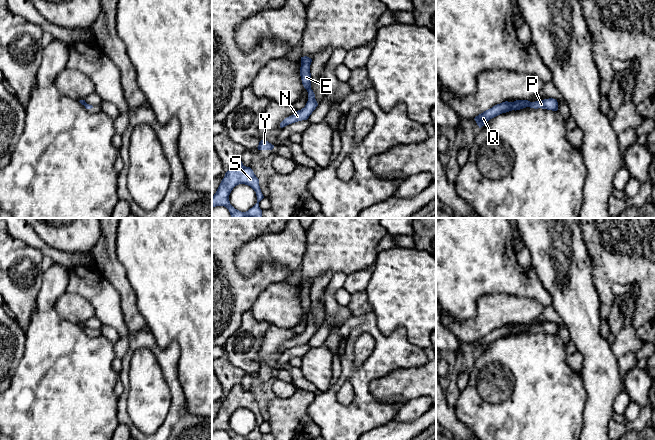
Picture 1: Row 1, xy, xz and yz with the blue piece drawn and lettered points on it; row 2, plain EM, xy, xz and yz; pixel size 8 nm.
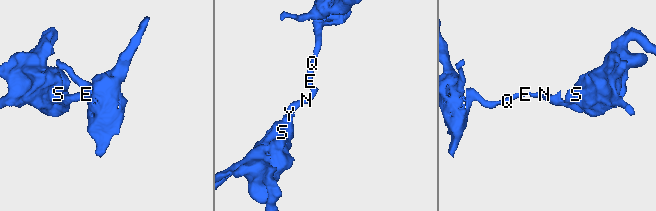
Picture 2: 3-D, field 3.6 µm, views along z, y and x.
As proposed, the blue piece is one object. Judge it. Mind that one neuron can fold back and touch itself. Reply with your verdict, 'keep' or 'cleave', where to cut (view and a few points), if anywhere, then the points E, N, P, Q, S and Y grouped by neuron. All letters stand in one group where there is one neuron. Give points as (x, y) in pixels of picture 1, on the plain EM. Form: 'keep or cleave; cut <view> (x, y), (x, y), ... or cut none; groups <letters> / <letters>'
cleave; cut yz (531, 326), (528, 330); groups E Q / N P S Y

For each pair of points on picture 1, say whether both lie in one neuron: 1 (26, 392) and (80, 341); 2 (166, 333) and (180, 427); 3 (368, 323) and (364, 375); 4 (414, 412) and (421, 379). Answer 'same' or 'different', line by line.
1: same
2: different
3: same
4: different

